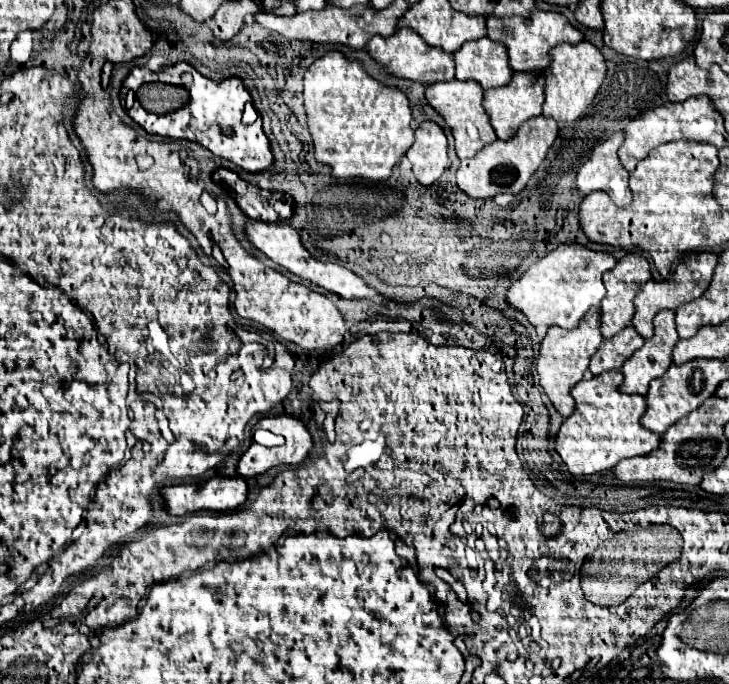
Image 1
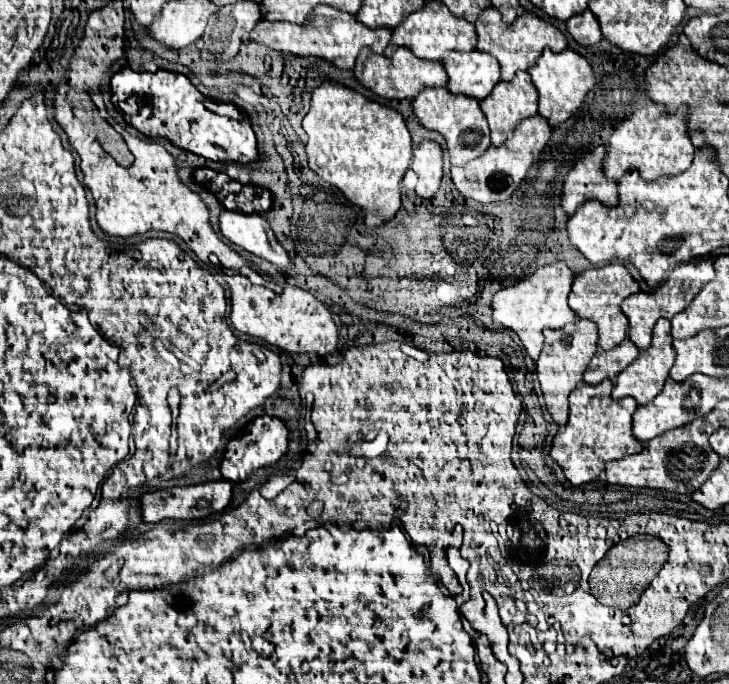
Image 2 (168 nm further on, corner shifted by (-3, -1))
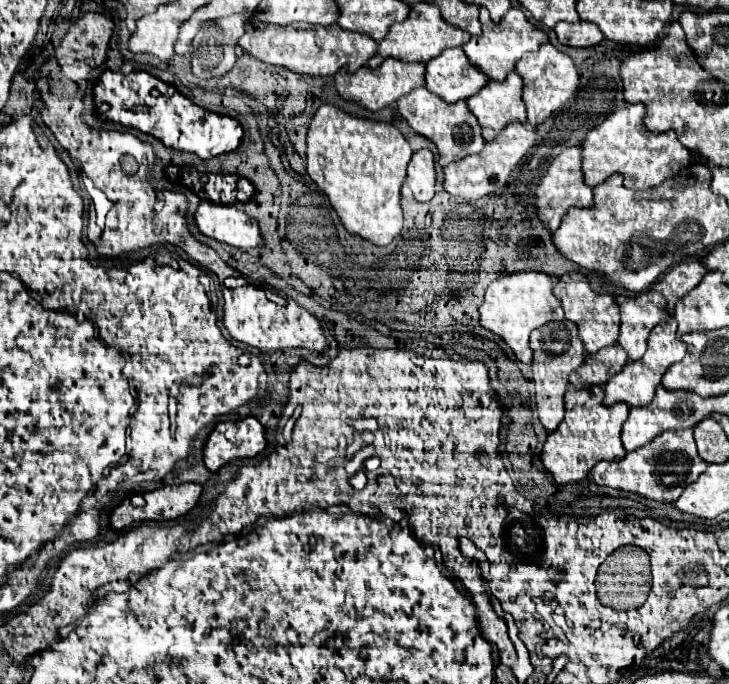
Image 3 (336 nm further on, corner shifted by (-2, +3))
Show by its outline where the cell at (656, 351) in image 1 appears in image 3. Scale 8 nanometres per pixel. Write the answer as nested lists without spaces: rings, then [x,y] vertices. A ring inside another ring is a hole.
[[[655,326],[649,336],[649,346],[647,352],[640,360],[627,363],[621,372],[615,374],[607,384],[605,384],[605,406],[611,406],[615,402],[627,402],[629,406],[647,406],[653,400],[655,388],[661,382],[661,376],[665,370],[679,362],[687,352],[686,344],[683,344],[675,336],[677,326]]]

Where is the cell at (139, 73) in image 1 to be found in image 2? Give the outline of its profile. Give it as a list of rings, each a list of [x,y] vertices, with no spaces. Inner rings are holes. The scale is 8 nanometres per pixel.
[[[122,68],[118,74],[112,76],[110,92],[112,92],[112,102],[114,98],[128,100],[128,96],[136,96],[140,110],[136,116],[126,116],[126,122],[146,136],[162,136],[170,140],[174,146],[214,162],[248,164],[258,158],[256,136],[252,126],[246,120],[218,116],[212,110],[208,110],[204,106],[206,98],[182,74],[166,70],[158,70],[152,74],[152,72],[132,72],[130,68]]]

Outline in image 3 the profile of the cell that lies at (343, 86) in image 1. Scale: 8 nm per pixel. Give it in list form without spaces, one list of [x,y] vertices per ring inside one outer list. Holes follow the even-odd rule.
[[[325,102],[313,114],[307,130],[307,172],[315,180],[321,192],[325,192],[337,210],[343,226],[349,232],[355,232],[377,246],[389,244],[403,228],[401,214],[401,184],[405,180],[405,170],[411,160],[411,146],[405,136],[391,122],[375,122],[369,118],[347,114],[345,110]]]

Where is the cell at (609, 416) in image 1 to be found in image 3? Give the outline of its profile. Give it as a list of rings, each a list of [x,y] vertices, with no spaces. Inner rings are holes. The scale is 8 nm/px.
[[[591,386],[585,390],[569,390],[565,394],[567,414],[563,422],[547,436],[547,442],[541,452],[541,460],[545,468],[553,474],[557,484],[579,482],[587,478],[589,470],[601,462],[611,460],[617,462],[625,458],[627,450],[621,442],[621,426],[629,414],[629,406],[625,402],[617,402],[613,406],[603,404],[603,386]]]

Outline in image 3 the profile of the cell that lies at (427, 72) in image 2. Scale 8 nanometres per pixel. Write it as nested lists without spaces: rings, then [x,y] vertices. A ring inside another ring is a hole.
[[[387,58],[379,68],[361,66],[355,72],[349,72],[347,68],[341,68],[335,74],[335,84],[337,84],[337,90],[343,98],[357,100],[367,110],[377,112],[381,108],[387,108],[387,106],[395,104],[409,90],[425,86],[425,64],[421,64],[421,62],[401,62],[397,58]]]

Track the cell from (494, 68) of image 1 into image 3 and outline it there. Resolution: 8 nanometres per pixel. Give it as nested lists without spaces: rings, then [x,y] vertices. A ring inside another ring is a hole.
[[[463,48],[443,50],[437,58],[427,62],[425,88],[441,96],[445,102],[467,100],[481,90],[489,78],[469,62]]]

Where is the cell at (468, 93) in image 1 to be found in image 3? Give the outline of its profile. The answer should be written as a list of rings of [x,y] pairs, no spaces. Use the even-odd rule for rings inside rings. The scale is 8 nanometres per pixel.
[[[417,88],[397,100],[397,112],[409,122],[409,126],[417,134],[423,134],[435,142],[435,146],[439,150],[439,164],[443,168],[447,164],[451,164],[453,160],[463,160],[465,156],[477,154],[485,148],[485,140],[481,136],[481,126],[479,126],[477,118],[471,114],[471,110],[467,108],[465,100],[447,104],[445,100],[437,98],[437,94],[429,92],[427,88]]]

